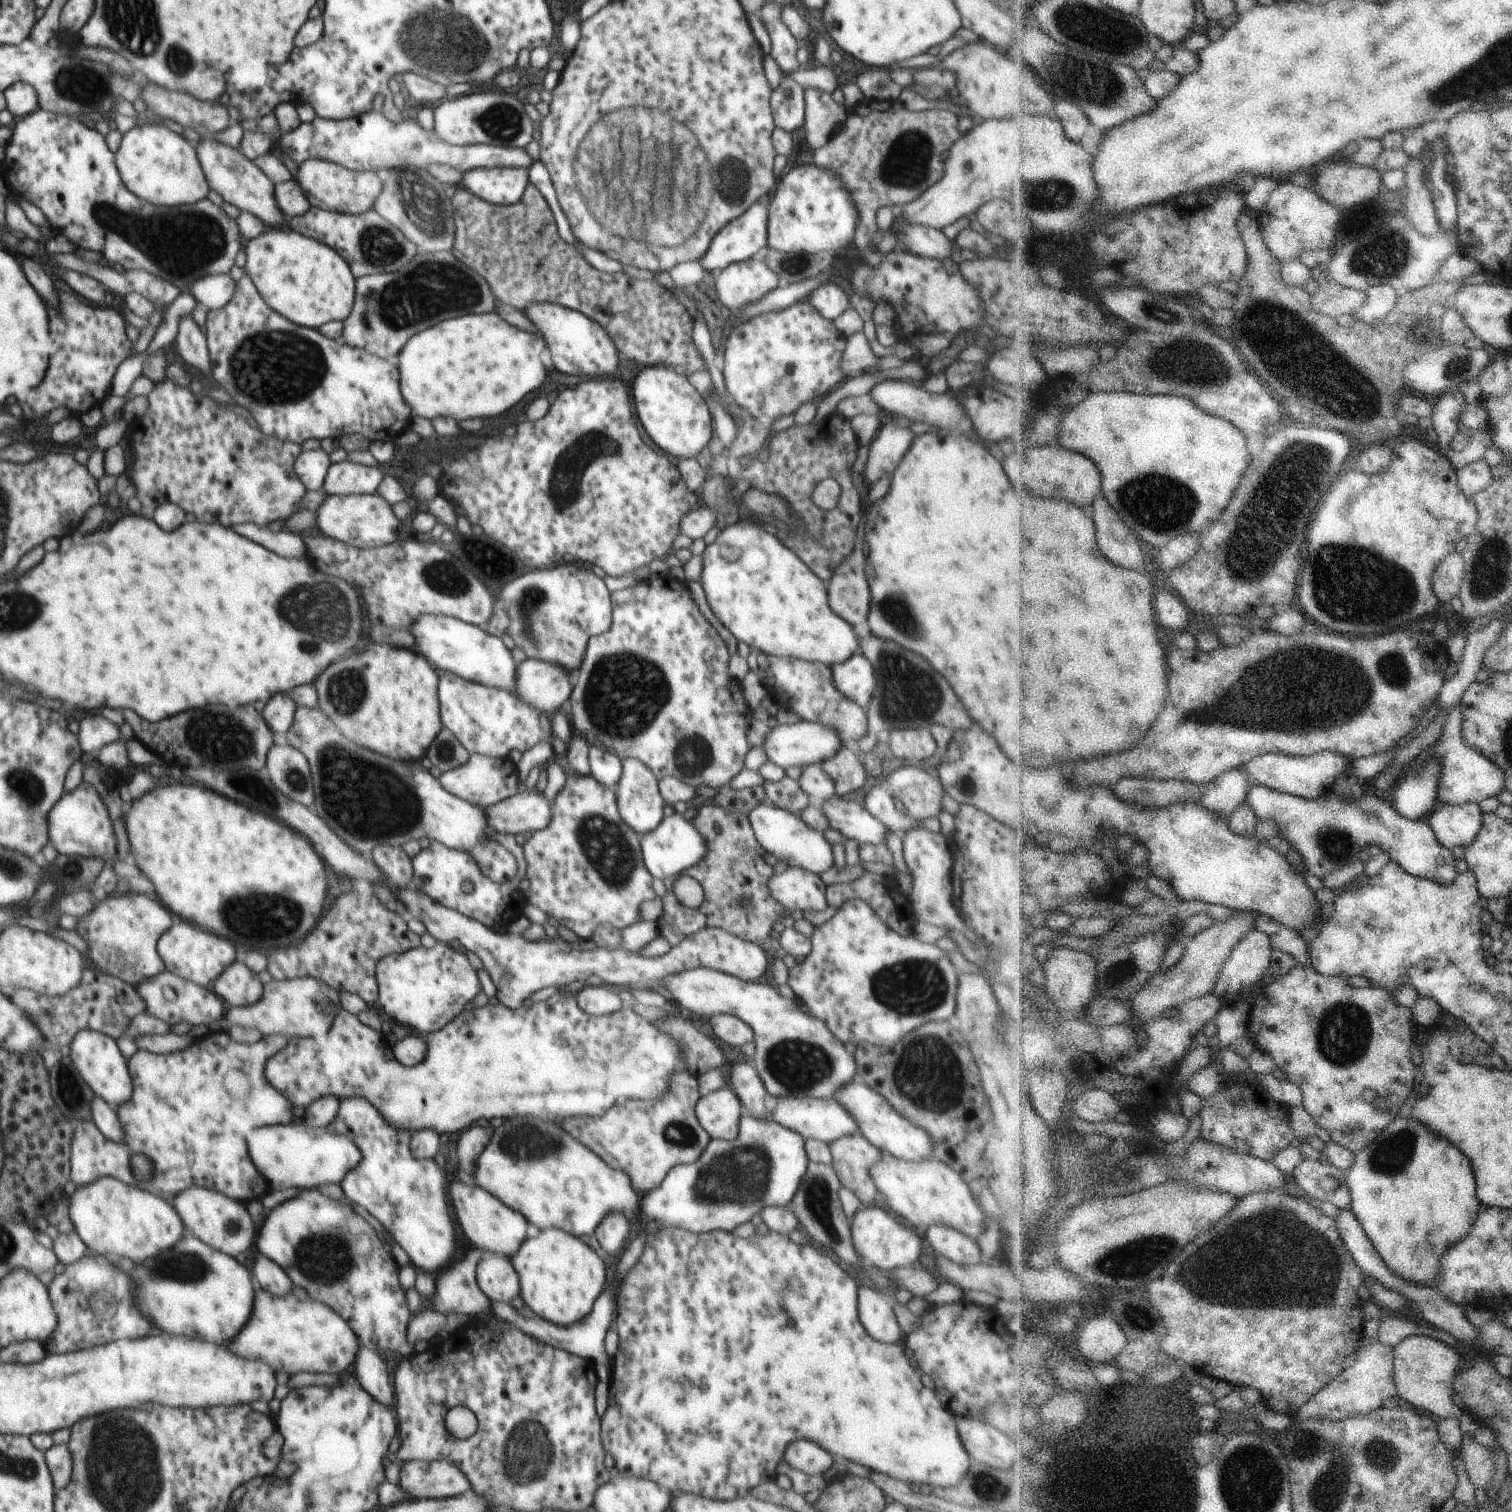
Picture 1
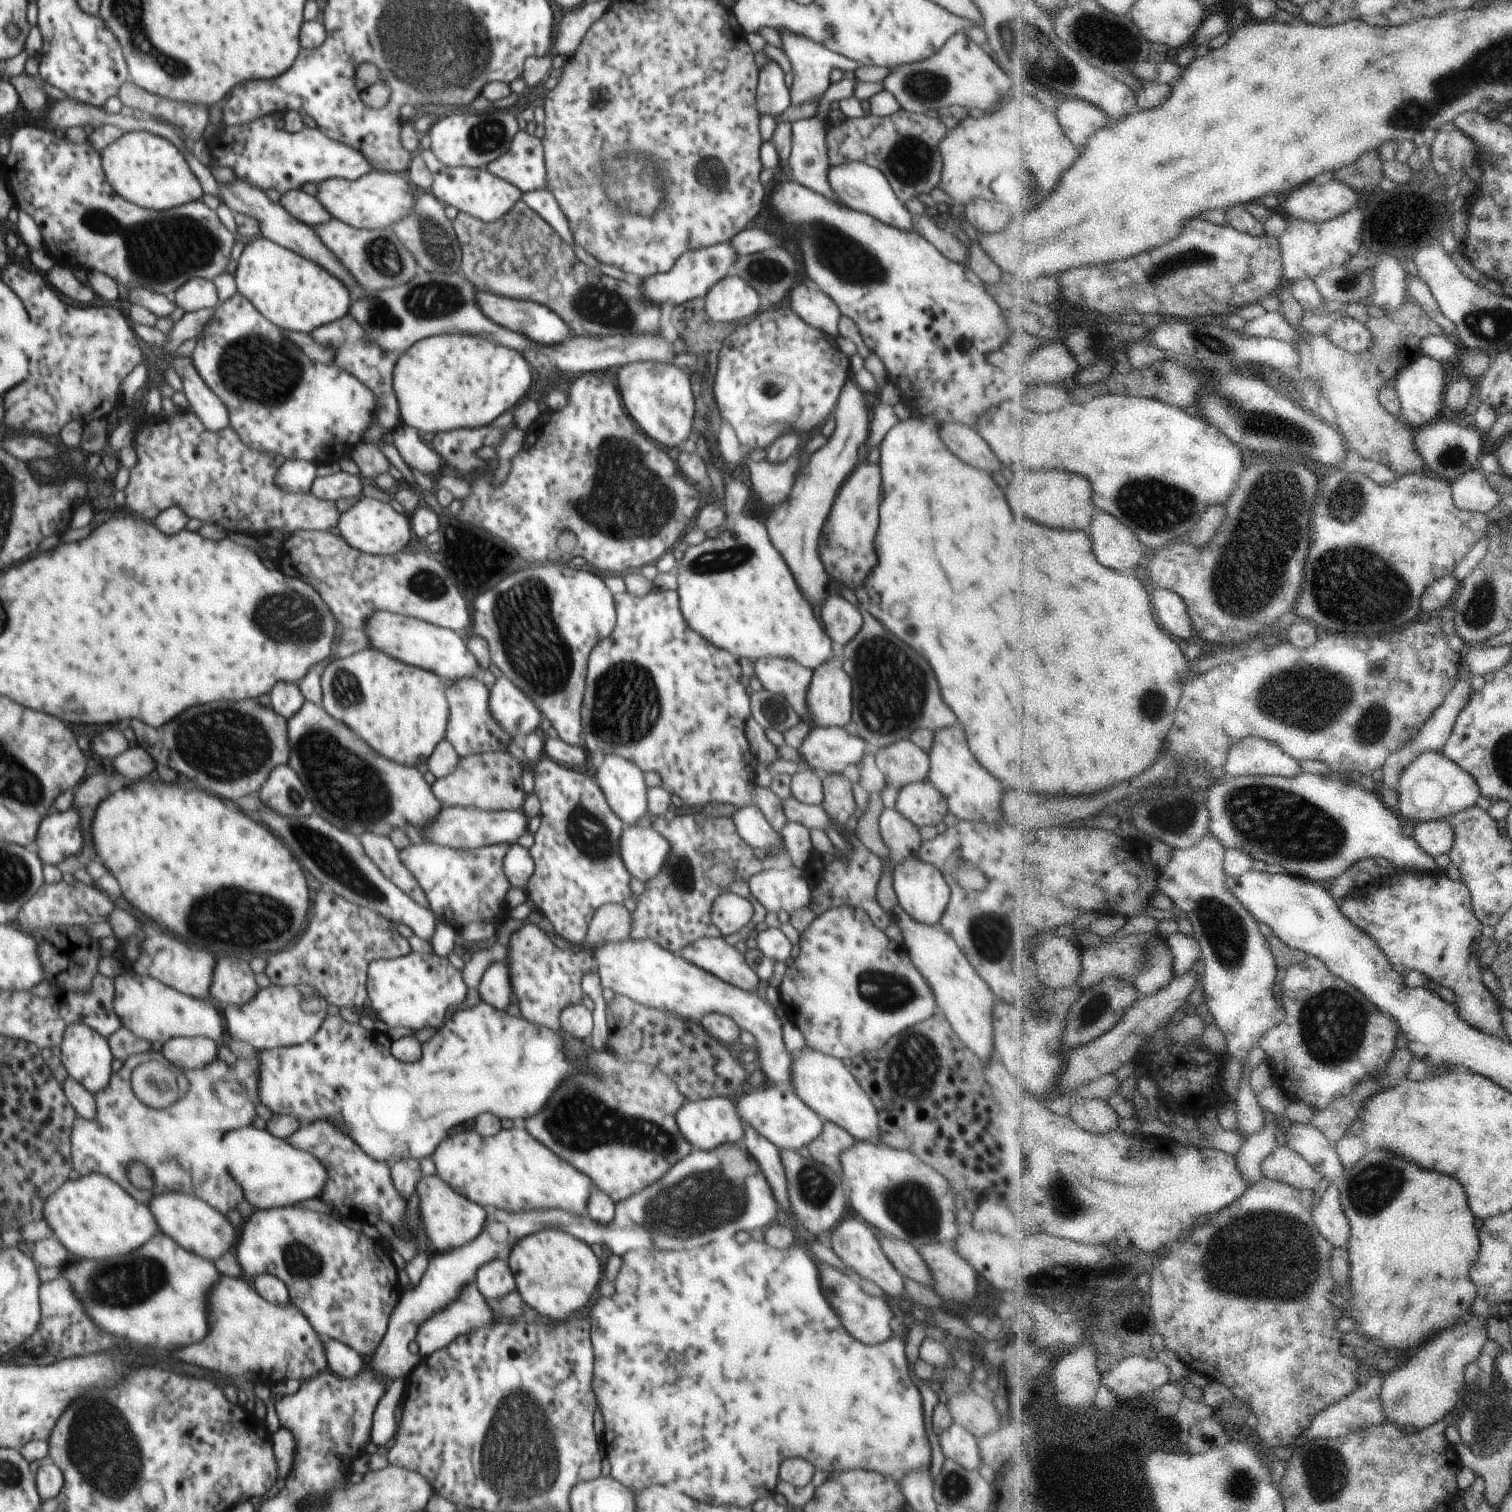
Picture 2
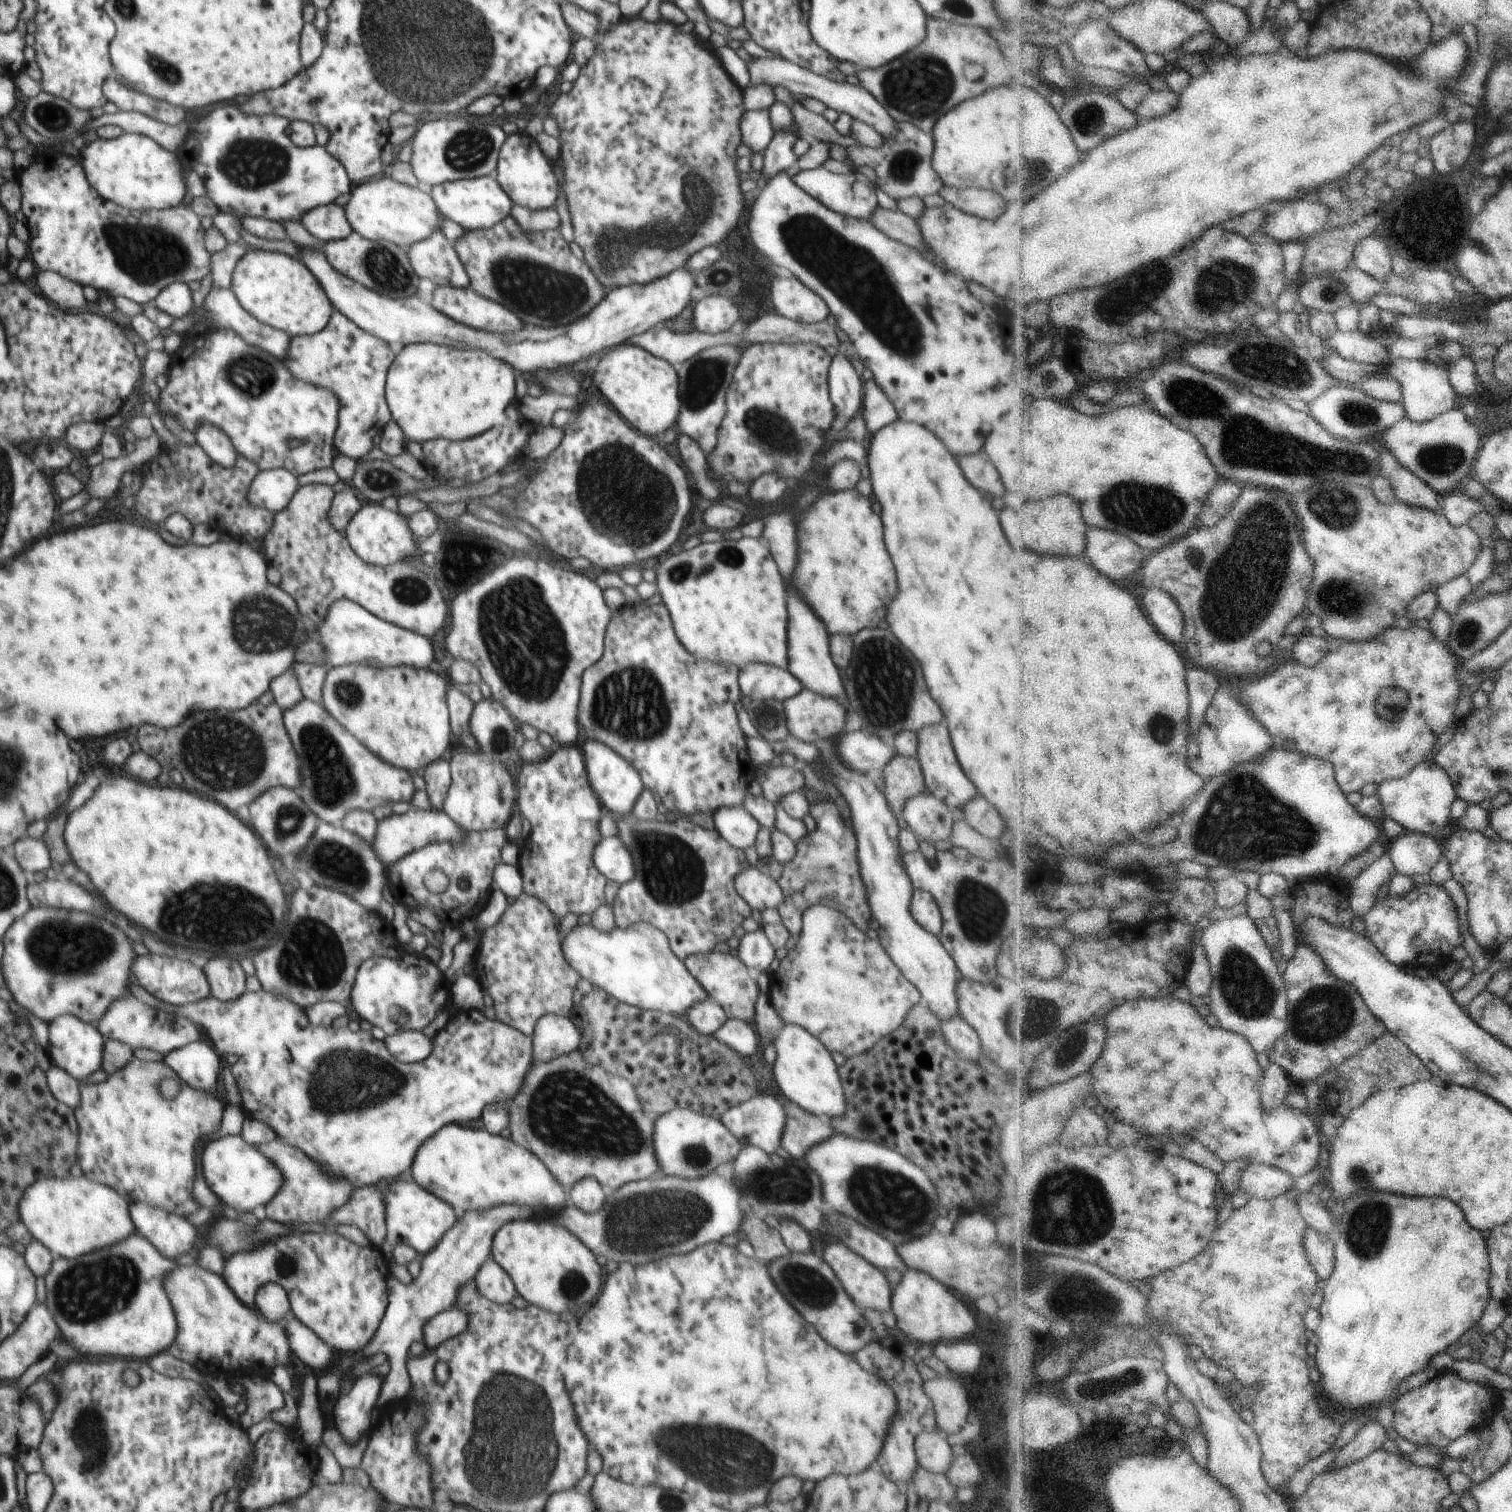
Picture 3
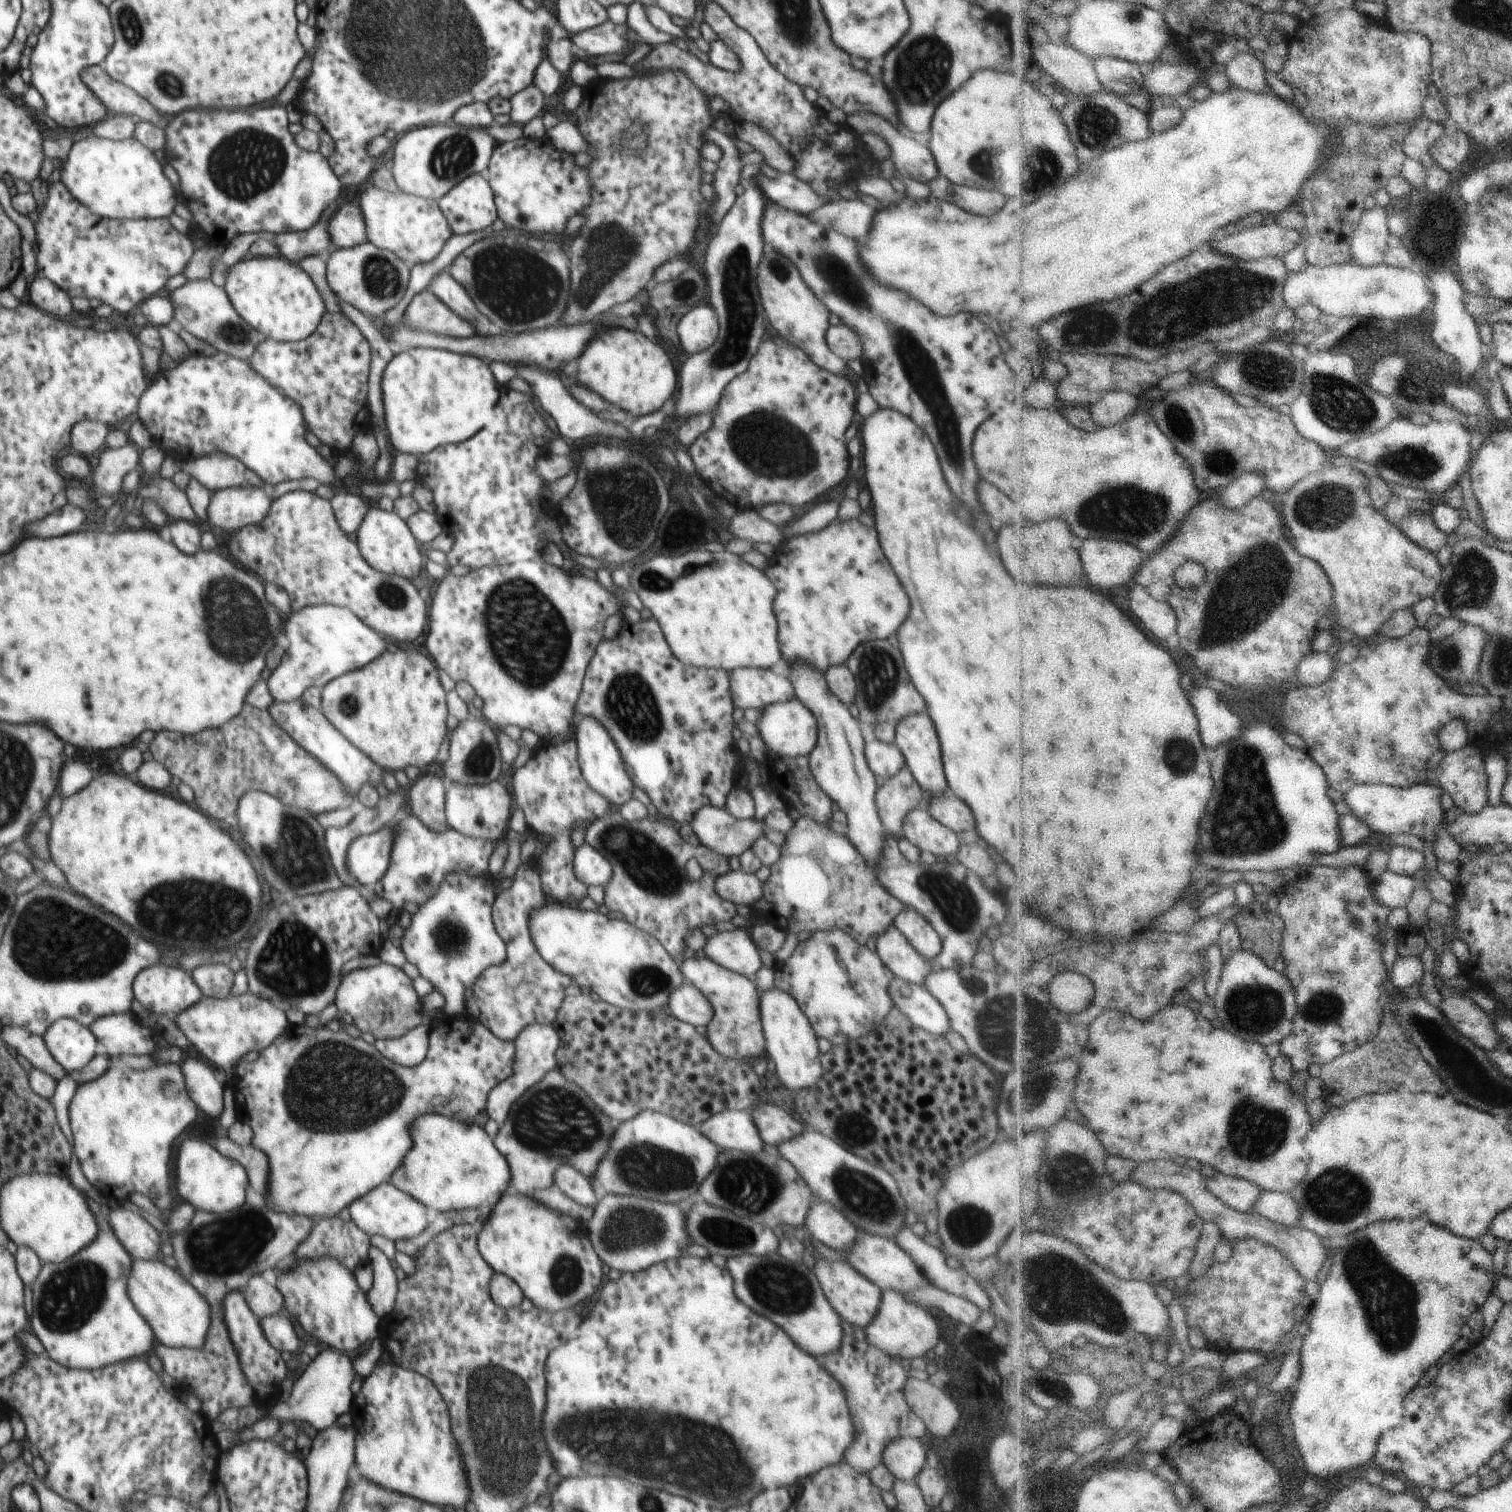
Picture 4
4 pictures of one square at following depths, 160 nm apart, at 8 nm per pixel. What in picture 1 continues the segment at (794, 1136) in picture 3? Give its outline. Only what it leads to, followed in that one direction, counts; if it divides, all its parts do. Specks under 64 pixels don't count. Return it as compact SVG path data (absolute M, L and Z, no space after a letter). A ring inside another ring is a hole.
M850 1134L830 1143L833 1168L842 1186L854 1192L863 1206L880 1202L880 1192L870 1168L882 1162L883 1153L864 1136Z

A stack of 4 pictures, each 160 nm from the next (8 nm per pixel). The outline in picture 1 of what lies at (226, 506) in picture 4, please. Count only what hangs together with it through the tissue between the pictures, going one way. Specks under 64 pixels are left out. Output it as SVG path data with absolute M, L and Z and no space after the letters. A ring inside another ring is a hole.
M308 450L296 458L294 472L307 491L322 491L330 466L330 454L325 450Z

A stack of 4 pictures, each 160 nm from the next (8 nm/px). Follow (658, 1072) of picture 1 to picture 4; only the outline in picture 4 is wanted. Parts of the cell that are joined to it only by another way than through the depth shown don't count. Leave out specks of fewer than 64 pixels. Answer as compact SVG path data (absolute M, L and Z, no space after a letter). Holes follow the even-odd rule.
M443 1016L442 1021L443 1024L440 1028L432 1028L430 1030L427 1053L424 1060L418 1066L403 1067L402 1065L397 1065L385 1056L382 1056L373 1044L368 1044L360 1037L352 1037L343 1030L333 1032L320 1027L309 1027L306 1024L289 1024L286 1030L269 1047L260 1051L260 1056L255 1061L248 1062L242 1058L237 1062L234 1066L233 1074L238 1120L244 1121L248 1126L252 1127L253 1137L251 1145L264 1152L270 1158L267 1187L263 1196L268 1209L273 1209L277 1213L286 1213L287 1215L302 1215L314 1220L320 1217L331 1219L333 1216L338 1215L343 1208L346 1208L346 1206L351 1205L367 1192L375 1189L380 1183L389 1182L390 1175L401 1165L405 1154L411 1147L412 1140L409 1130L414 1126L414 1121L424 1117L426 1113L440 1112L449 1117L458 1116L458 1119L461 1121L468 1122L468 1120L472 1120L472 1118L476 1118L478 1114L484 1112L488 1093L499 1082L502 1082L512 1074L515 1057L513 1040L505 1041L499 1039L486 1028L486 1025L482 1025L472 1018L454 1020L449 1016Z

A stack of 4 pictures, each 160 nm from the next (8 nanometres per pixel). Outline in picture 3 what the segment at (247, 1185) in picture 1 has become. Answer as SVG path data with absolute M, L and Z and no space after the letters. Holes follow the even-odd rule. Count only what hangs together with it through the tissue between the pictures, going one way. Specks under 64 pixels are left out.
M134 1057L120 1070L108 1075L103 1082L80 1085L80 1102L73 1110L79 1132L76 1161L86 1178L108 1185L130 1203L138 1200L155 1207L162 1206L174 1214L188 1215L199 1210L192 1199L190 1188L186 1190L186 1168L190 1170L190 1174L196 1168L194 1144L198 1144L198 1138L202 1138L204 1134L220 1129L226 1106L222 1105L224 1095L219 1095L217 1088L212 1091L198 1091L184 1082L180 1082L178 1096L172 1099L165 1098L160 1093L158 1085L162 1079L171 1075L171 1070L164 1062L141 1061Z

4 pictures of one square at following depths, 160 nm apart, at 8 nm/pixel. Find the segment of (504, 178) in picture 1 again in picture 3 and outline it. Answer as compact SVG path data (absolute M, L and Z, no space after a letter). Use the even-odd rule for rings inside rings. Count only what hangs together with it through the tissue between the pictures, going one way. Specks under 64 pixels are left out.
M494 175L460 181L446 181L441 185L429 188L428 193L435 202L442 218L450 219L470 231L487 229L498 224L501 220L510 216L514 206L512 199L506 194L505 190L502 190Z

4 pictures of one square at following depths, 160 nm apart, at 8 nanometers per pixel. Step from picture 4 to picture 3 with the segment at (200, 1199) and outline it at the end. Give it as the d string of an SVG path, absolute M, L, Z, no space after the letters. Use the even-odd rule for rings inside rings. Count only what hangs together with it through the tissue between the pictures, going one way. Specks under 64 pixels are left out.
M236 1135L208 1142L200 1156L200 1166L208 1188L222 1203L232 1206L238 1213L250 1212L258 1206L265 1206L276 1196L283 1181L278 1168L265 1157L260 1148L252 1146Z

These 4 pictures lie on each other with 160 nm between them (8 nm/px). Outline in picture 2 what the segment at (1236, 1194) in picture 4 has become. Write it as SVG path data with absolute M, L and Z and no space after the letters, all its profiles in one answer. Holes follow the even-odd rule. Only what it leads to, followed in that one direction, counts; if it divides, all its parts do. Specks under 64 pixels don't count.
M1288 1146L1278 1147L1263 1164L1265 1176L1300 1190L1316 1190L1326 1176Z

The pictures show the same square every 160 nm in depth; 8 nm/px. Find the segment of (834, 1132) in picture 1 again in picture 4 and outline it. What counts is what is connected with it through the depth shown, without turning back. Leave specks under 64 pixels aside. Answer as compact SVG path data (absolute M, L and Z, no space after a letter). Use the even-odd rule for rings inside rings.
M751 1110L722 1111L698 1127L720 1150L757 1153L763 1142L753 1123Z

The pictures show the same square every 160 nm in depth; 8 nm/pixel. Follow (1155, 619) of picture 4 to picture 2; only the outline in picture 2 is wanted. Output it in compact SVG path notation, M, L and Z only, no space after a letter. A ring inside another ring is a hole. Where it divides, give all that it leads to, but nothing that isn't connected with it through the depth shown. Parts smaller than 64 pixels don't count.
M1155 588L1153 607L1157 621L1169 635L1174 636L1182 644L1184 640L1193 641L1192 636L1196 635L1196 630L1189 613L1189 604L1178 591Z

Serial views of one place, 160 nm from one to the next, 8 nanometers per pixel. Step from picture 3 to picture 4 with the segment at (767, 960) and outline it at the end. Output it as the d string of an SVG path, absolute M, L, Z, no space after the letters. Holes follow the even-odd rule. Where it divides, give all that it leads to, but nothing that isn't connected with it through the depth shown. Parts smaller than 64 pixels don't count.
M740 927L708 937L704 952L710 960L745 977L754 976L763 966L759 948Z

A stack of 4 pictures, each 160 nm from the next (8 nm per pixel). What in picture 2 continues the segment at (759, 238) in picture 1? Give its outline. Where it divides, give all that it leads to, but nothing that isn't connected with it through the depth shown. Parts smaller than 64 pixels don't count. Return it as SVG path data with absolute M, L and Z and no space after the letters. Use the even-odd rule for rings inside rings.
M729 242L718 243L702 250L686 251L686 254L678 258L668 272L658 273L643 280L639 286L641 298L660 309L668 302L680 306L692 298L705 296L713 285L726 276L727 270L733 265L736 257L738 257L737 253Z

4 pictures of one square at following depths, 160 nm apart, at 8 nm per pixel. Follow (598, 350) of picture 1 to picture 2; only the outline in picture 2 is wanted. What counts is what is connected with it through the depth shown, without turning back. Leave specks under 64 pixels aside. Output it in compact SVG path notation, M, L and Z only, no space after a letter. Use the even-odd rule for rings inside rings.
M481 290L475 294L476 304L491 321L501 327L510 329L521 335L526 335L529 339L541 345L564 345L570 337L574 337L573 331L554 311L536 302L524 302L523 300L510 300L497 294L490 294L490 291Z

